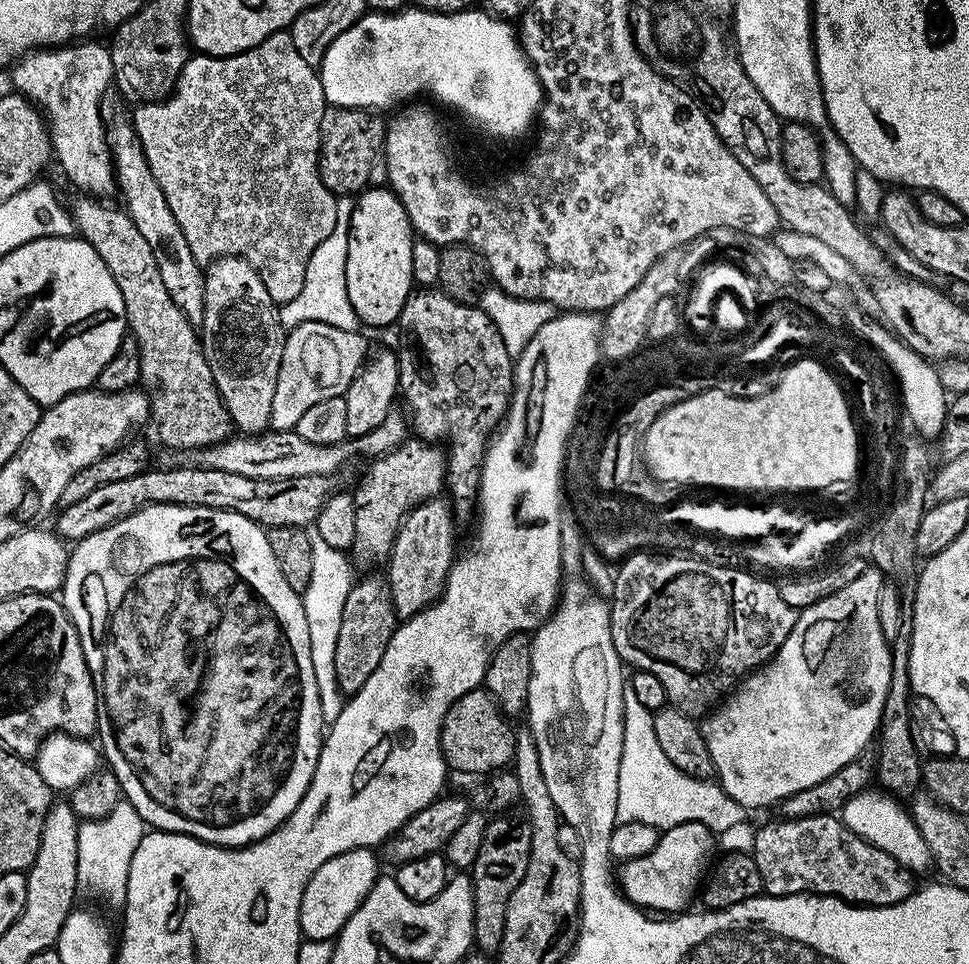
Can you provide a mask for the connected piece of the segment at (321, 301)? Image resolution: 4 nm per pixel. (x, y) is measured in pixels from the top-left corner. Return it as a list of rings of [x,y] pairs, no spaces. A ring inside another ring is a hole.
[[[338,196],[338,218],[334,222],[334,230],[323,242],[318,242],[318,250],[310,254],[310,262],[306,266],[306,282],[302,282],[302,291],[298,298],[290,298],[290,302],[279,305],[280,321],[286,330],[298,327],[302,322],[326,322],[326,326],[338,326],[338,330],[357,331],[361,327],[360,320],[354,314],[354,306],[350,306],[350,294],[346,294],[346,254],[348,253],[348,223],[352,217],[354,200],[350,196]]]

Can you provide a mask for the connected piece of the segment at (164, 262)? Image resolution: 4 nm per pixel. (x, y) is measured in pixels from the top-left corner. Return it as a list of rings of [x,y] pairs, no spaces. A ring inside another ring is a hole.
[[[131,119],[116,120],[107,125],[108,145],[112,151],[112,171],[116,174],[116,186],[119,199],[126,209],[128,217],[138,226],[142,238],[150,245],[154,254],[154,262],[158,262],[158,275],[166,286],[166,294],[174,301],[174,306],[186,314],[186,318],[194,326],[202,322],[202,314],[206,310],[206,290],[204,289],[205,269],[194,258],[190,246],[186,242],[186,234],[182,234],[182,226],[174,219],[170,205],[166,202],[166,194],[162,194],[162,186],[150,174],[150,166],[144,157],[142,146],[138,142],[138,134]]]

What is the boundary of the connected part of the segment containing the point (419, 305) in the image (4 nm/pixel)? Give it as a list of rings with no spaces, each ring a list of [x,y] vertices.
[[[436,286],[417,287],[413,291],[402,306],[399,328],[399,395],[408,403],[411,431],[429,442],[445,440],[448,443],[444,482],[446,492],[449,492],[450,507],[457,517],[468,516],[471,512],[473,515],[480,494],[480,467],[484,465],[484,451],[502,423],[498,418],[498,410],[502,410],[503,415],[507,414],[508,404],[512,400],[514,358],[506,350],[506,342],[502,342],[498,326],[494,326],[492,319],[481,308],[458,302]]]

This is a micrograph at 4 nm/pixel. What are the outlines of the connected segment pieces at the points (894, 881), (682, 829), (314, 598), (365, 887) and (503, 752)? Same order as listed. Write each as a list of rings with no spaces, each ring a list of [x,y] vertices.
[[[835,815],[798,817],[796,820],[776,818],[776,821],[774,821],[773,824],[764,824],[757,830],[756,837],[752,840],[752,848],[750,847],[750,855],[752,855],[754,862],[758,866],[758,874],[762,874],[764,892],[769,896],[798,896],[801,894],[836,896],[839,900],[846,900],[848,903],[857,906],[885,908],[887,904],[897,904],[906,898],[910,898],[912,893],[915,892],[918,887],[918,881],[916,881],[917,877],[909,870],[909,868],[902,866],[894,858],[890,858],[890,854],[886,854],[886,850],[882,850],[878,846],[866,842],[858,834],[851,832],[851,830],[845,826],[843,819],[837,818]]]
[[[682,822],[673,828],[663,829],[658,846],[654,846],[650,854],[623,861],[619,865],[620,891],[631,904],[635,904],[641,910],[651,910],[656,914],[683,913],[695,896],[697,899],[702,881],[713,863],[712,840],[714,834],[702,822]]]
[[[315,526],[309,527],[308,533],[314,558],[310,569],[310,586],[306,586],[302,599],[306,626],[310,626],[310,662],[314,662],[314,682],[318,682],[320,713],[325,722],[331,722],[338,718],[346,703],[346,696],[340,692],[334,672],[334,650],[337,647],[338,628],[342,623],[342,608],[354,583],[354,565],[343,551],[330,546],[318,534]]]
[[[355,848],[346,854],[338,854],[330,858],[330,862],[322,862],[318,870],[314,870],[314,878],[306,882],[306,894],[302,894],[302,906],[300,907],[300,935],[304,940],[332,940],[339,936],[340,932],[350,922],[354,910],[362,906],[366,894],[374,886],[377,876],[381,875],[382,868],[376,865],[377,853],[370,848]]]
[[[483,687],[470,690],[450,706],[446,718],[440,727],[440,749],[444,755],[444,763],[449,769],[456,772],[484,772],[491,774],[505,766],[511,765],[514,746],[516,745],[516,734],[513,725],[508,725],[509,717],[493,699],[491,693]]]

